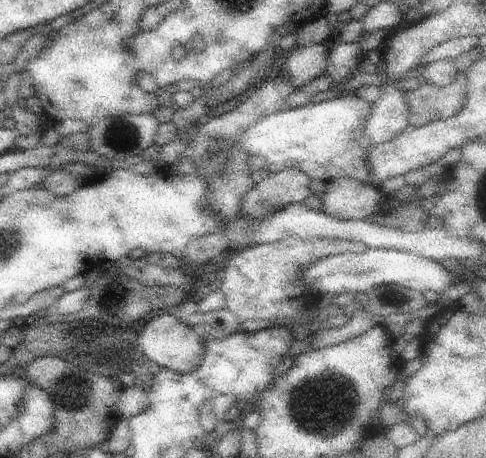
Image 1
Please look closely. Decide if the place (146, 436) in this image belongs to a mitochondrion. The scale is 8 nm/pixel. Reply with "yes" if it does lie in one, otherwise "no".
no

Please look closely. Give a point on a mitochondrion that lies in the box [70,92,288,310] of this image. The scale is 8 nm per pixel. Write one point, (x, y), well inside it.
(219, 139)

